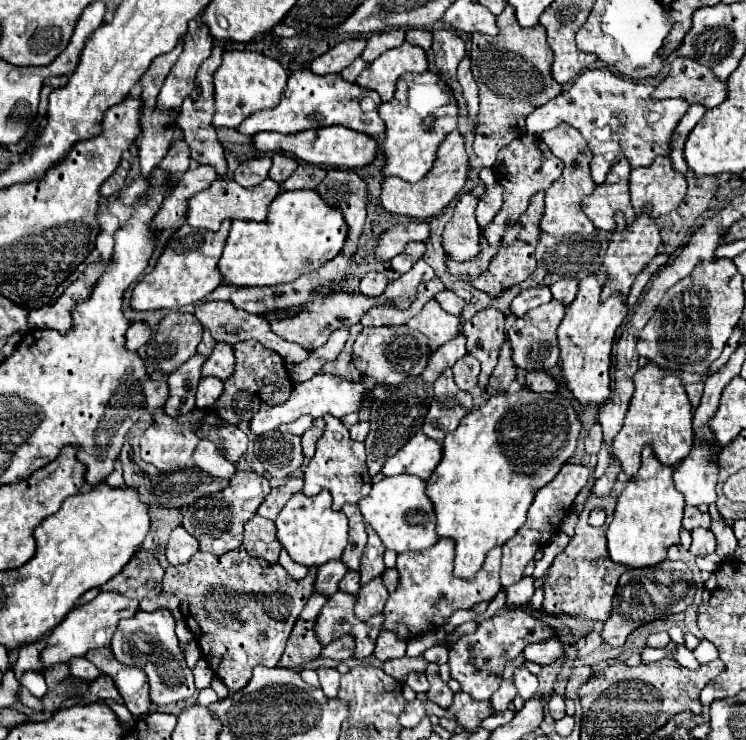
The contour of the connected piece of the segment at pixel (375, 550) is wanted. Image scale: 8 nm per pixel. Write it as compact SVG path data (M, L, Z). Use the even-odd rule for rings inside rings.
M367 526L367 534L369 534L369 542L367 542L365 550L363 550L361 568L359 568L361 584L367 584L371 578L379 576L385 570L385 564L383 564L385 546L383 546L381 538L375 534L375 530L371 530L371 526Z

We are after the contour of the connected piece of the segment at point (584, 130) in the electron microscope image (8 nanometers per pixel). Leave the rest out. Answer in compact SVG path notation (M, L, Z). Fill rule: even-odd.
M595 68L583 72L565 92L557 98L533 110L527 116L527 132L539 136L545 130L555 128L555 122L571 122L583 138L587 140L593 160L591 160L591 176L595 184L603 184L611 166L621 158L629 158L633 168L651 166L655 156L667 156L671 150L671 134L679 124L679 118L687 112L689 104L679 100L653 100L639 98L637 84L623 80L609 72L609 68Z

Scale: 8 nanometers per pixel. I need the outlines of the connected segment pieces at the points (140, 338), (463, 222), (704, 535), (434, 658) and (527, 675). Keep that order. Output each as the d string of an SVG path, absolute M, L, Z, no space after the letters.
M135 322L127 332L127 350L139 350L149 340L151 340L151 326L147 322Z
M463 194L455 206L453 218L443 232L443 248L449 258L463 262L479 254L479 224L475 220L475 206L479 198L475 194Z
M695 528L691 534L693 534L693 544L691 544L689 552L693 556L707 556L707 554L715 552L717 542L715 542L715 536L713 536L711 530L707 530L707 528Z
M433 646L433 648L429 648L423 654L423 658L427 662L439 662L439 664L443 664L443 662L447 662L447 648L445 646Z
M519 666L513 670L513 682L523 700L529 700L537 690L537 676L531 674L525 666Z

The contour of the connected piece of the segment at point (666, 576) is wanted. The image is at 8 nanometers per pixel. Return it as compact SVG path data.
M663 560L655 568L647 570L627 570L619 578L619 588L613 598L613 614L603 626L603 640L613 648L619 648L626 642L627 637L641 624L647 624L657 618L665 618L669 614L683 612L695 598L697 584L691 576L691 570L681 560Z

